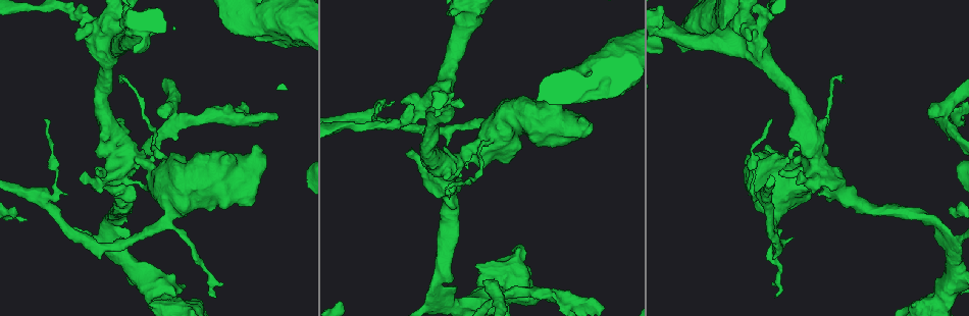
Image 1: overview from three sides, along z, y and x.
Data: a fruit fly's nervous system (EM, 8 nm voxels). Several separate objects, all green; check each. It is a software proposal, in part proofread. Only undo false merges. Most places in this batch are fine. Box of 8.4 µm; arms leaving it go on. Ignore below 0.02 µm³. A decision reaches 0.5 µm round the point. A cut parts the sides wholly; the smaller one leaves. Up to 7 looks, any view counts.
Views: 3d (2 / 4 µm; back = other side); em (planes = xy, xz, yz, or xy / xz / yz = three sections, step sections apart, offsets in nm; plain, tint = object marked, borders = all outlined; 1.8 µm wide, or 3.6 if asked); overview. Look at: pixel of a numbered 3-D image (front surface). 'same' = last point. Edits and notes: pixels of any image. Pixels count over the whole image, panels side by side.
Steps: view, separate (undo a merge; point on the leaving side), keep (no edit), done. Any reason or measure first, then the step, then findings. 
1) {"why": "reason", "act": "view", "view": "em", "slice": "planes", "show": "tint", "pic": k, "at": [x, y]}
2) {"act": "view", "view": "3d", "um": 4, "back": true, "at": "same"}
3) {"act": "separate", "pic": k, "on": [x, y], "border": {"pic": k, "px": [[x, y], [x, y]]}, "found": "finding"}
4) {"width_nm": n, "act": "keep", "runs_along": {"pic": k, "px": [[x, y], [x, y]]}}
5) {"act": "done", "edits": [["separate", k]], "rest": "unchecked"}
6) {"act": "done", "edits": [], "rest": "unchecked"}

{"why": "three-way junction", "act": "view", "view": "3d", "um": 2, "pic": 1, "at": [142, 29]}

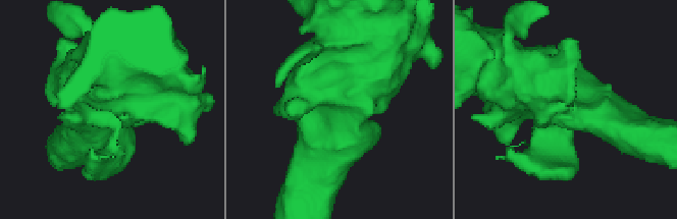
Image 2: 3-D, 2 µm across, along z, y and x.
{"why": "shape alone is not enough", "act": "view", "view": "em", "slice": "xy", "step": 4, "show": "tint", "pic": 2, "at": [337, 119]}

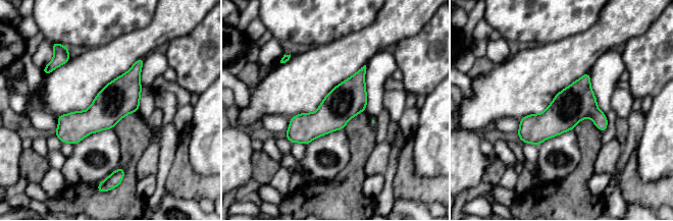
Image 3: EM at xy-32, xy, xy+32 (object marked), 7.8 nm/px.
{"why": "another direction", "act": "view", "view": "em", "slice": "planes", "show": "tint", "at": "same"}

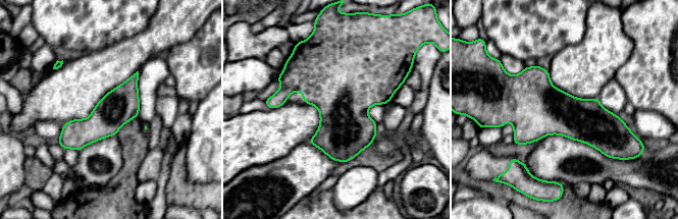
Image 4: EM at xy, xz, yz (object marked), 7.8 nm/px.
{"act": "keep", "runs_along": {"pic": 4, "px": [[136, 75], [88, 130], [61, 142]]}, "found": "all the same neuron"}

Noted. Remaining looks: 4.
{"why": "three arms meet", "act": "view", "view": "3d", "um": 2, "pic": 1, "at": [177, 228]}

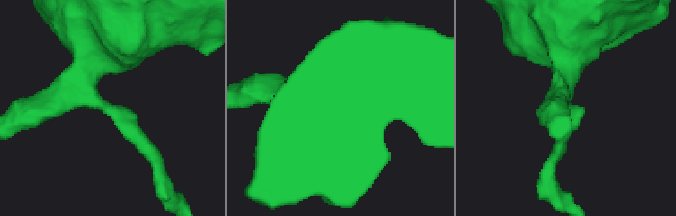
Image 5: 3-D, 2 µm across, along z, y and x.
{"arms": 3, "act": "view", "view": "em", "slice": "yz", "step": 4, "show": "tint", "pic": 5, "at": [108, 107]}

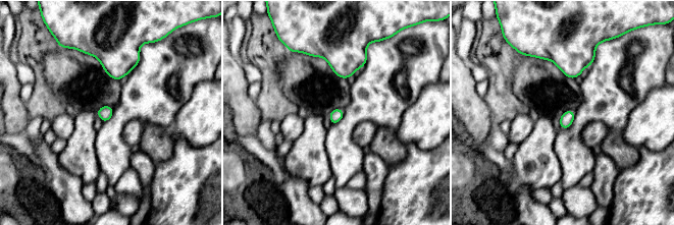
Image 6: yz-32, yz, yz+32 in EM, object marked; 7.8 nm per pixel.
{"act": "keep", "found": "continuous, no second neuron"}

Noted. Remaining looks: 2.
{"act": "done", "edits": [], "rest": "unchecked"}

